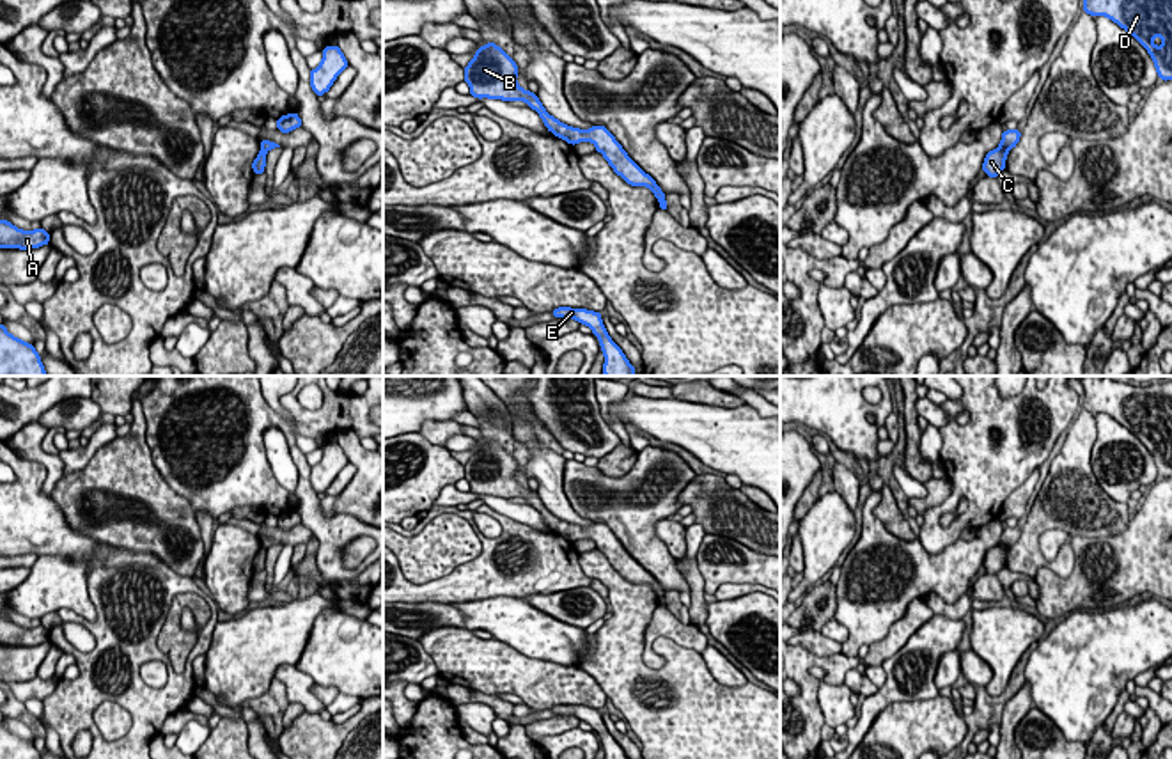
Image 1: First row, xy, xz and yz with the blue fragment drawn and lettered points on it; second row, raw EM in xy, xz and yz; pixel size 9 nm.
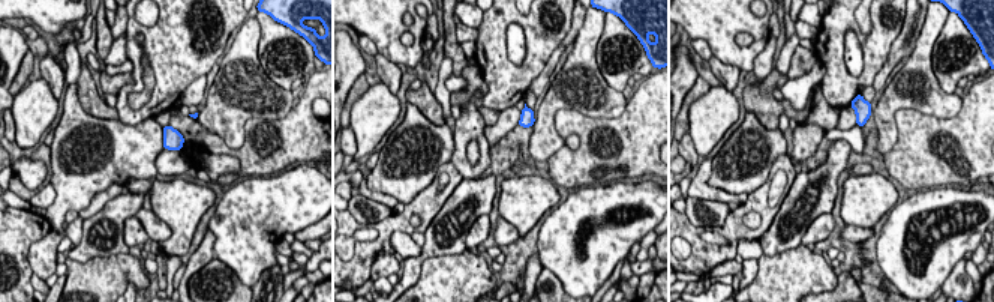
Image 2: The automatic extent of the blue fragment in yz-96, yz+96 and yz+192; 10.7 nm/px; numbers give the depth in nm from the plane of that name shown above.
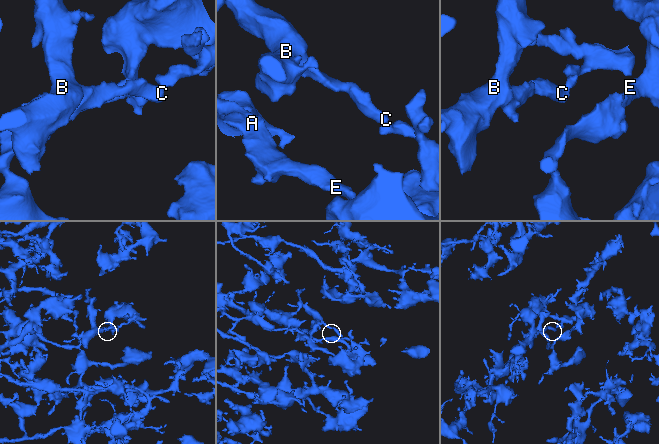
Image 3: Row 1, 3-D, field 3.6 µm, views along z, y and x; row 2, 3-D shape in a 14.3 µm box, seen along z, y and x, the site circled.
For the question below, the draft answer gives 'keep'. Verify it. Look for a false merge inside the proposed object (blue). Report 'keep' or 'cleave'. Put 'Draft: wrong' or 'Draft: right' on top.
Draft: wrong
cleave

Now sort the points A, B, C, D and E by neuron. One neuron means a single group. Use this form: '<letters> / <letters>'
A D E / B C

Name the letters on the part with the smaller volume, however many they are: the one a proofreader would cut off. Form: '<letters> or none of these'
B, C

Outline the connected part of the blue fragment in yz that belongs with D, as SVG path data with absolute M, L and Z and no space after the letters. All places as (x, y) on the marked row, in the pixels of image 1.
M1085 0L1090 16L1106 16L1151 55L1158 78L1172 80L1172 0Z

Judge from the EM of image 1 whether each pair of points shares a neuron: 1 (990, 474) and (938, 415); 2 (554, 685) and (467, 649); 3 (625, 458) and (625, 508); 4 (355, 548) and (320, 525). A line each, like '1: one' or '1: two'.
1: two
2: one
3: two
4: two

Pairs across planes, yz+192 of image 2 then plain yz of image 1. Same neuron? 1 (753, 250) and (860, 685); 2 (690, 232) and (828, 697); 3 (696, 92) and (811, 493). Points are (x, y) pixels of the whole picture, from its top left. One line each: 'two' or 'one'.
1: one
2: two
3: one

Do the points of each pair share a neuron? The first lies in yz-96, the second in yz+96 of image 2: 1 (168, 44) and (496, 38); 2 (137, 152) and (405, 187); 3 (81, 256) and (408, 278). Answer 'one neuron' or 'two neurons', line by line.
1: one neuron
2: one neuron
3: one neuron

